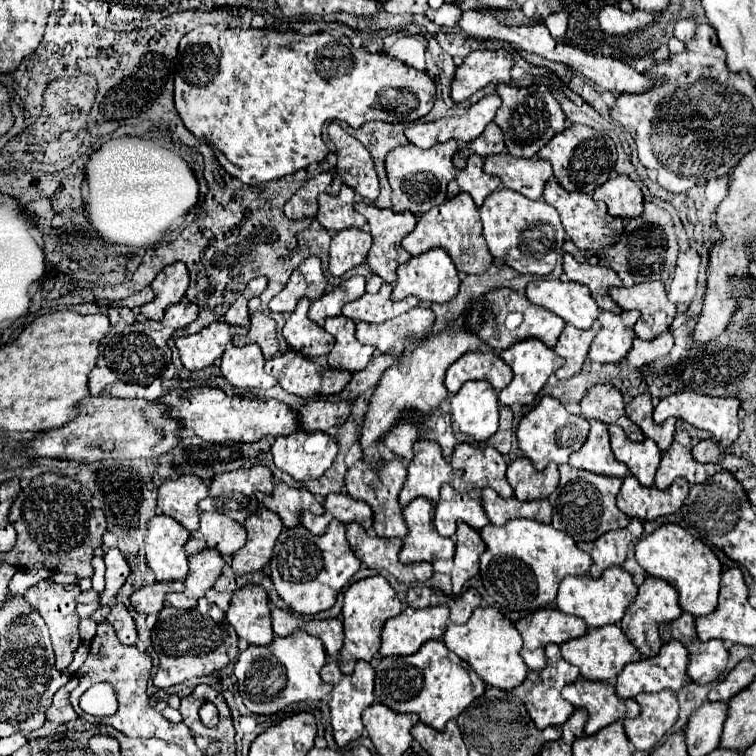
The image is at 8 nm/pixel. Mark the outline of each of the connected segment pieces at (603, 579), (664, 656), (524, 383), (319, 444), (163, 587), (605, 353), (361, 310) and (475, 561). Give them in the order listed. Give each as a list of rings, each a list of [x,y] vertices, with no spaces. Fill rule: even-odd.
[[[609,568],[599,578],[591,576],[569,576],[561,582],[557,592],[557,608],[565,614],[573,614],[585,620],[589,628],[599,628],[607,624],[619,624],[627,606],[635,600],[637,586],[631,580],[631,574],[623,568]]]
[[[665,642],[657,656],[643,658],[621,670],[617,676],[615,690],[621,698],[635,698],[641,692],[661,692],[661,690],[681,690],[685,682],[689,652],[681,642]]]
[[[529,338],[525,342],[517,342],[511,348],[501,350],[499,356],[501,356],[501,360],[505,364],[511,366],[511,370],[515,374],[511,384],[499,392],[499,404],[503,404],[503,406],[513,406],[513,404],[527,406],[527,404],[531,404],[535,400],[535,396],[539,394],[539,390],[547,384],[549,376],[563,366],[563,358],[559,358],[551,348],[547,348],[537,338]]]
[[[297,430],[291,436],[275,438],[271,446],[275,466],[287,472],[293,480],[319,478],[337,456],[337,440],[329,434],[309,434]]]
[[[155,582],[153,586],[145,586],[131,596],[131,604],[141,614],[159,614],[165,606],[165,596],[171,592],[169,582]]]
[[[629,310],[621,314],[601,312],[599,314],[601,330],[589,348],[589,360],[599,364],[607,364],[607,362],[619,364],[631,350],[635,338],[633,324],[637,322],[637,318],[639,318],[637,310]]]
[[[383,284],[377,294],[363,294],[359,300],[345,304],[343,316],[351,318],[353,322],[379,324],[407,312],[409,308],[415,308],[417,304],[419,304],[417,298],[405,298],[401,302],[393,302],[391,284]]]
[[[459,522],[455,532],[455,568],[451,572],[453,594],[459,594],[463,584],[479,572],[479,554],[483,550],[485,544],[479,532],[465,522]]]

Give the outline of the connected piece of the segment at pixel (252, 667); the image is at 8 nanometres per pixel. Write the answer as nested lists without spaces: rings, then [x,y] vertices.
[[[297,630],[285,638],[275,638],[269,646],[249,646],[235,662],[235,676],[239,680],[237,686],[243,704],[253,714],[269,716],[293,702],[321,700],[333,688],[331,684],[323,684],[319,676],[325,660],[327,654],[323,642],[303,630]]]

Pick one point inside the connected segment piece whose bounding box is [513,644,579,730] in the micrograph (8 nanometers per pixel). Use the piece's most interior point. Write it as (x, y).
(541, 691)

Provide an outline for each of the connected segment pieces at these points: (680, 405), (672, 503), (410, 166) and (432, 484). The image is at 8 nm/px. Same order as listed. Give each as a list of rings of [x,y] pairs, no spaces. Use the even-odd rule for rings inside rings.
[[[677,392],[677,394],[671,394],[667,398],[663,398],[655,410],[653,410],[653,420],[657,424],[665,422],[667,418],[679,418],[679,420],[685,420],[689,424],[693,424],[695,428],[701,428],[701,430],[707,430],[715,436],[715,440],[721,444],[721,446],[731,446],[737,436],[739,436],[739,418],[737,418],[737,412],[739,412],[739,402],[737,398],[713,398],[713,396],[705,396],[705,394],[697,394],[697,392]]]
[[[625,476],[617,494],[617,506],[629,518],[655,520],[659,516],[677,512],[683,506],[687,492],[689,482],[685,478],[675,478],[667,490],[659,490],[655,486],[641,486],[635,476]]]
[[[453,140],[435,144],[427,150],[421,150],[413,144],[397,146],[397,150],[391,150],[389,158],[385,158],[387,178],[389,178],[389,184],[391,184],[391,190],[393,190],[391,210],[393,212],[409,210],[417,216],[417,214],[427,212],[433,206],[443,204],[447,200],[447,184],[457,174],[457,168],[451,162],[451,158],[455,156],[457,150],[459,150],[459,146]]]
[[[421,440],[413,446],[413,460],[407,468],[407,480],[399,494],[401,506],[407,506],[411,500],[423,496],[431,502],[437,502],[439,488],[445,482],[453,480],[453,474],[459,471],[454,470],[451,464],[441,456],[441,448],[437,442]]]

